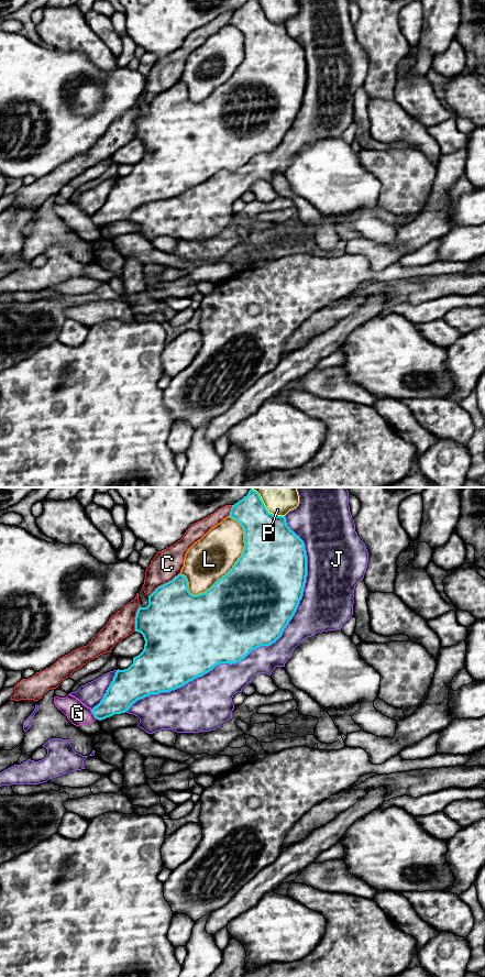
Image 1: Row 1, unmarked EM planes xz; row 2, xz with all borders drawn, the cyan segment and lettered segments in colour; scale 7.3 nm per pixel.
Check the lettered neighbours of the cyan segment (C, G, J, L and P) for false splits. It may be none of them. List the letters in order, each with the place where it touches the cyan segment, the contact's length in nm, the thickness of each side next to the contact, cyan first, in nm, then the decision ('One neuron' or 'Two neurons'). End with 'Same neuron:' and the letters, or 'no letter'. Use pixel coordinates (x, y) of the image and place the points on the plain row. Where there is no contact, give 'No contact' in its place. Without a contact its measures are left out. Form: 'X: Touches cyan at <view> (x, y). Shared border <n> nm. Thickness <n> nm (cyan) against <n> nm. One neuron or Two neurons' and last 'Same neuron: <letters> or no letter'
C: Touches cyan at xz (165, 90). Shared border 300 nm. Thickness 420 nm (cyan) against 220 nm. Two neurons
G: Touches cyan at xz (92, 220). Shared border 90 nm. Thickness 220 nm (cyan) against 160 nm. Two neurons
J: Touches cyan at xz (262, 152). Shared border 1850 nm. Thickness 500 nm (cyan) against 200 nm. Two neurons
L: Touches cyan at xz (238, 67). Shared border 650 nm. Thickness 500 nm (cyan) against 320 nm. Two neurons
P: Touches cyan at xz (266, 17). Shared border 260 nm. Thickness 360 nm (cyan) against 170 nm. Two neurons
Same neuron: no letter

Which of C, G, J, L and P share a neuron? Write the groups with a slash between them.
C / G / J / L / P

